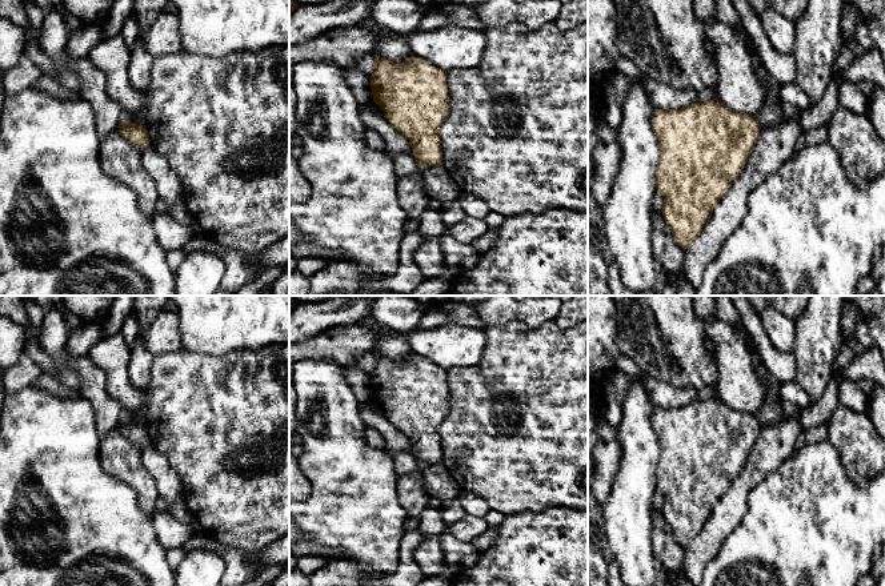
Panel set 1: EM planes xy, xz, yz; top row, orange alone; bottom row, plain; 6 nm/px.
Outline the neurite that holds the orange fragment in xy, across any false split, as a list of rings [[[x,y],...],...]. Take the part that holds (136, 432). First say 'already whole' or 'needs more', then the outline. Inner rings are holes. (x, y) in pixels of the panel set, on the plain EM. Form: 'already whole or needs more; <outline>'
already whole; [[[123,418],[119,422],[119,429],[125,434],[131,441],[135,441],[143,450],[144,445],[149,442],[149,432],[145,424],[139,424],[132,420]]]

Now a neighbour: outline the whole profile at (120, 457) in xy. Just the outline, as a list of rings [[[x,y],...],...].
[[[119,424],[99,441],[99,459],[109,475],[136,490],[141,510],[152,518],[160,497],[156,481],[141,462],[140,446],[120,432]]]

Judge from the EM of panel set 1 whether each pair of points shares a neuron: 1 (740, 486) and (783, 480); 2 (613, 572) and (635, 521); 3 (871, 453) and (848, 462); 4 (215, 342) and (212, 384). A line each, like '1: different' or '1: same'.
1: different
2: different
3: same
4: different

